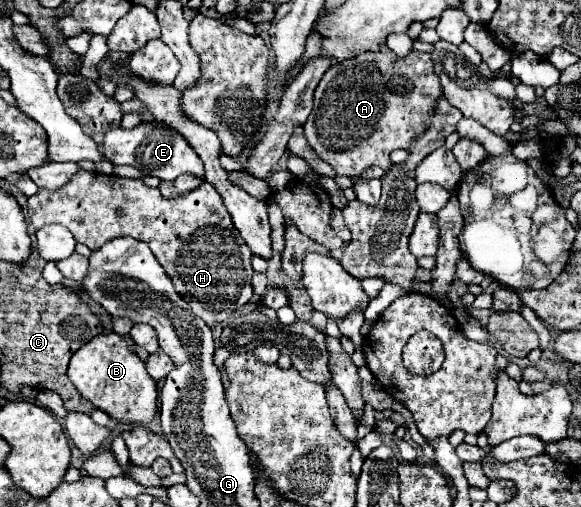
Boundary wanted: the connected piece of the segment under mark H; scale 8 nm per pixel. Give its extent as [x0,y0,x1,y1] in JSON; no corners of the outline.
[28,172,252,326]

